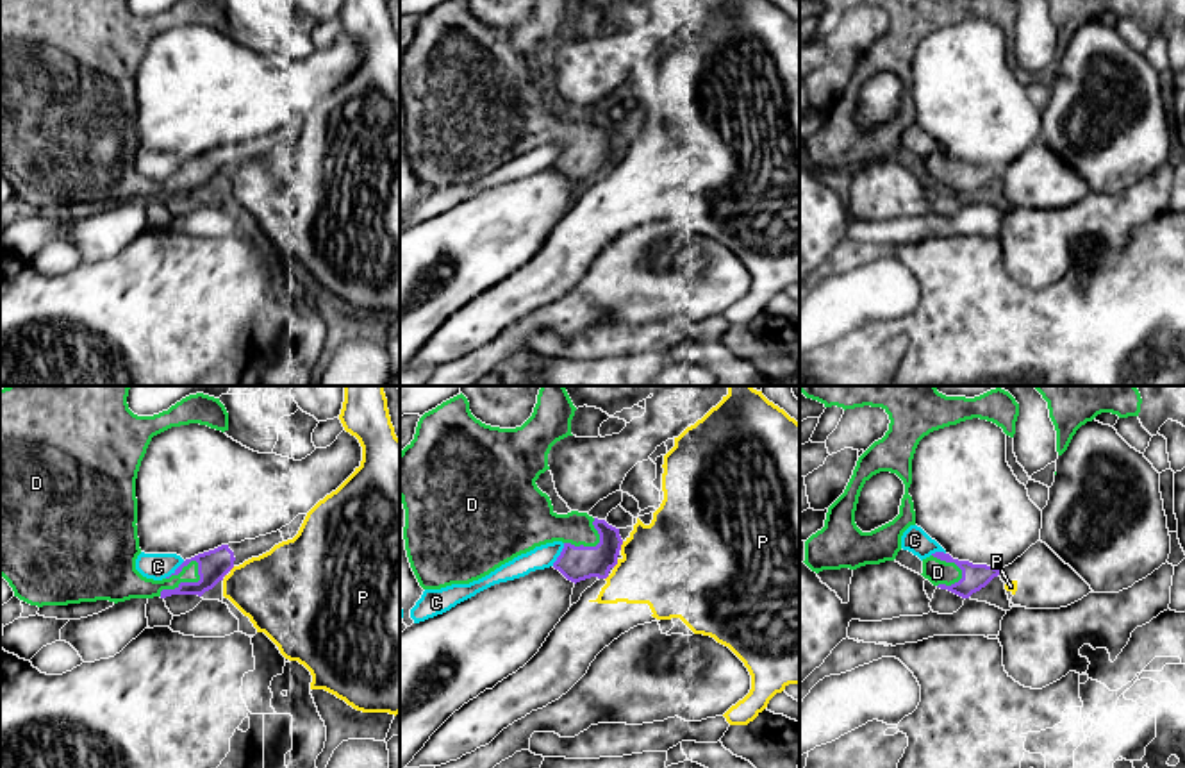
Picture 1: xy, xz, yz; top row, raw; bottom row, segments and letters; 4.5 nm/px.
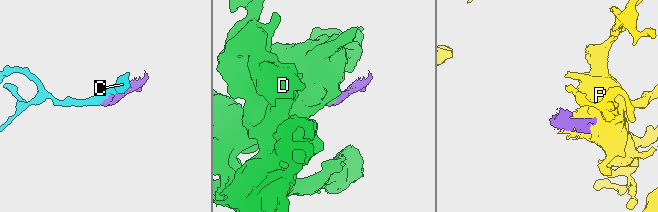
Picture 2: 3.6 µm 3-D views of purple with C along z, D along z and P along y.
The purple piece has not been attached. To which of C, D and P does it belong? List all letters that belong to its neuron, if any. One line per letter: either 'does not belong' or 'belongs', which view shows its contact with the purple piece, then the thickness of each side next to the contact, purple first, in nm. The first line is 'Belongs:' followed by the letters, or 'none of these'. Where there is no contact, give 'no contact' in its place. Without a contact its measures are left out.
Belongs: D
C: does not belong; contact in xz; calibres 160 and 100 nm
D: belongs; contact in xy; calibres 140 and 130 nm
P: does not belong; contact in xz; calibres 160 and 420 nm

